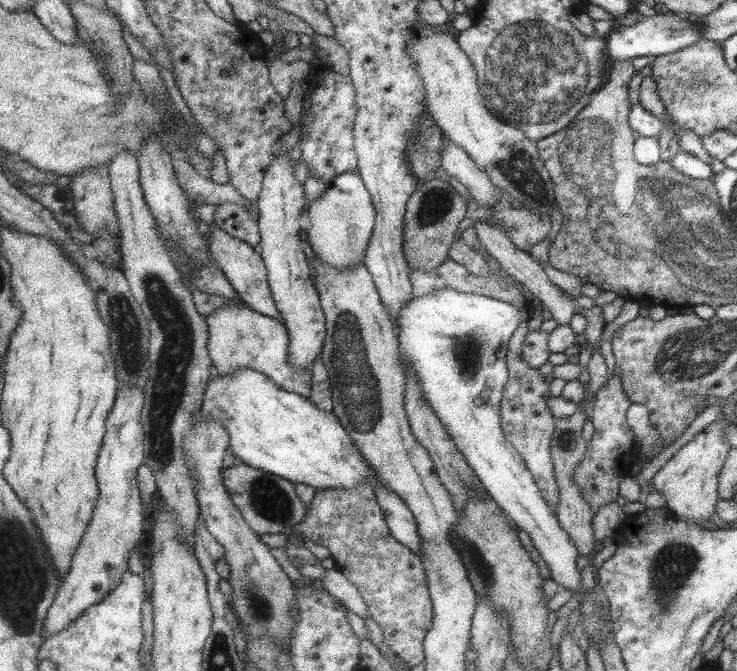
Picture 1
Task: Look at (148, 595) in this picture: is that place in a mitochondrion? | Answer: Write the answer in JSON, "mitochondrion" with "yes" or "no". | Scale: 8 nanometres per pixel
{"mitochondrion":"no"}

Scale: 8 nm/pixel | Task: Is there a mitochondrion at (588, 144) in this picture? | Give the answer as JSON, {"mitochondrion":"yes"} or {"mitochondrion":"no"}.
{"mitochondrion":"yes"}

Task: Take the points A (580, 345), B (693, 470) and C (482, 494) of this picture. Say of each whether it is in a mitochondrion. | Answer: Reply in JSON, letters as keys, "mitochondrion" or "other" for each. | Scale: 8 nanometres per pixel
{"A":"other","B":"other","C":"other"}

